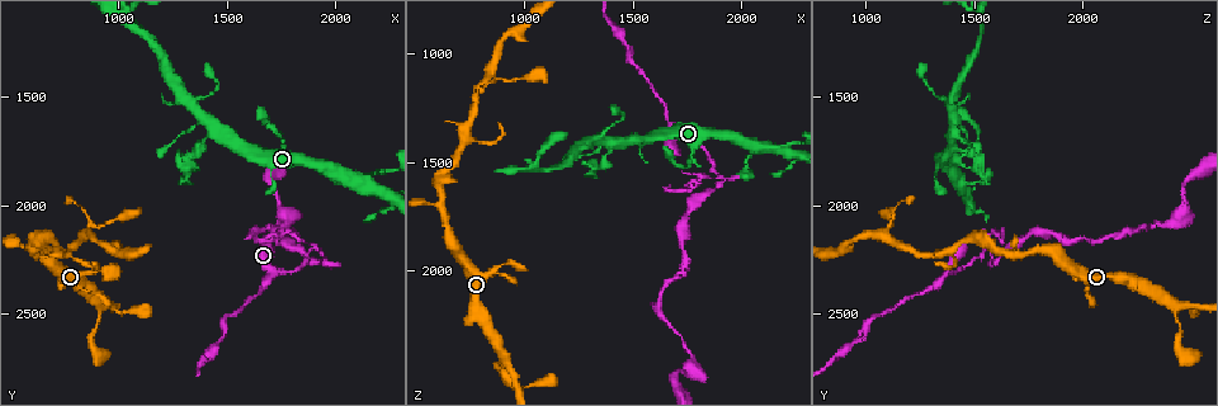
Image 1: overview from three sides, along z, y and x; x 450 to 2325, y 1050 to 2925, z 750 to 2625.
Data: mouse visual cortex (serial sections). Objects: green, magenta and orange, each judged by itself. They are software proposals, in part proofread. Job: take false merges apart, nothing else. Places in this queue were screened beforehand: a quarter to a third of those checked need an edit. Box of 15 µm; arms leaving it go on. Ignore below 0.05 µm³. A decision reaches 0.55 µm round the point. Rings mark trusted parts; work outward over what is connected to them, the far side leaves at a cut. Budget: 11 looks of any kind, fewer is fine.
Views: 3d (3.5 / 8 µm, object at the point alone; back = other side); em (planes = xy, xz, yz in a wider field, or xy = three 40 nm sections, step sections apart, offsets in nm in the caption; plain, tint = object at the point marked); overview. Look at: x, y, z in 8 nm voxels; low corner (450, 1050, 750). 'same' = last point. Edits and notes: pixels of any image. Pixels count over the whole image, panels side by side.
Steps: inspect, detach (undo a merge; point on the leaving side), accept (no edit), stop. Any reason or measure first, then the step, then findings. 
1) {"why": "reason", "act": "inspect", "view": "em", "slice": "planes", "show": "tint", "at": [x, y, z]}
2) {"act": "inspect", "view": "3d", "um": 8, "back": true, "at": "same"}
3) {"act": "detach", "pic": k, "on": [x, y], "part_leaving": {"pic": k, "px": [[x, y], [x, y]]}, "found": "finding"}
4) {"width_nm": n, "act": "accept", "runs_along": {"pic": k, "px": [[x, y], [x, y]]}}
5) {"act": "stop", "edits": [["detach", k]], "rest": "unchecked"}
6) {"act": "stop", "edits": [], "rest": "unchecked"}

{"why": "a narrow waist", "act": "inspect", "view": "3d", "um": 3.5, "at": [1900, 2190, 1560]}

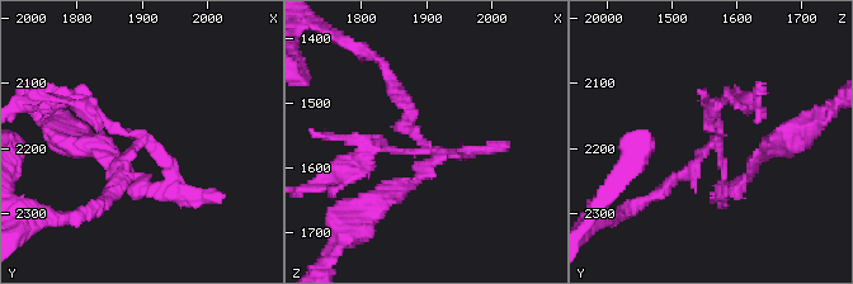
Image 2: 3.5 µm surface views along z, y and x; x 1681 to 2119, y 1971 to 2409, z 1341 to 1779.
{"act": "inspect", "view": "em", "slice": "xy", "step": 1, "show": "tint", "at": [1900, 2195, 1560]}

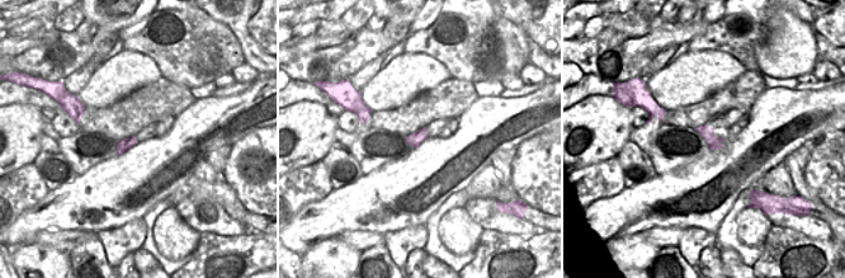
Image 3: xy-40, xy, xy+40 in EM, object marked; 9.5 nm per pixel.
{"act": "accept", "runs_along": {"pic": 2, "px": [[394, 88], [406, 127], [448, 152], [422, 173]]}, "found": "one cell here"}

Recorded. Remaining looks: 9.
{"why": "side arm on a straight run", "act": "inspect", "view": "3d", "um": 8, "at": [2190, 1870, 1420]}

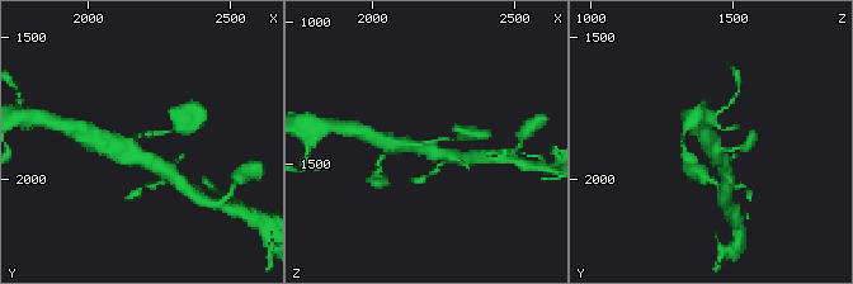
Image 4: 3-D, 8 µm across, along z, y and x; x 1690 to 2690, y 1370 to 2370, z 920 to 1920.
{"why": "zoom in", "act": "inspect", "view": "3d", "um": 3.5, "at": [2190, 1860, 1420]}

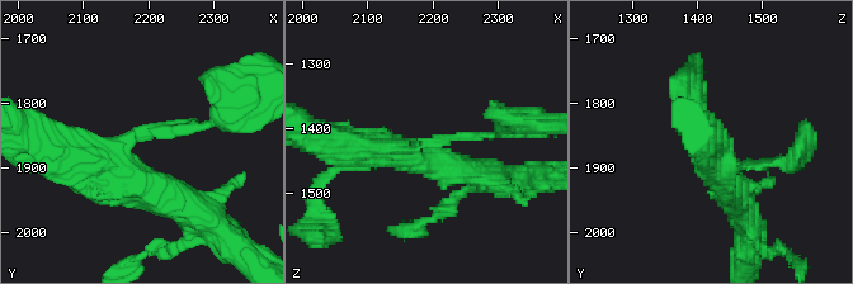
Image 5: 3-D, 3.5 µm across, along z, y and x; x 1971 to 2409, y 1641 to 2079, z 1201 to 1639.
{"arms": 3, "arm_widths_nm": [100, 400, 450], "why": "shape alone is not enough", "act": "inspect", "view": "em", "slice": "xy", "step": 5, "show": "tint", "at": [2180, 1860, 1425]}

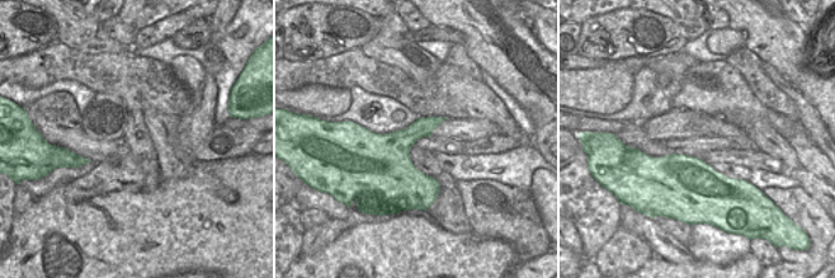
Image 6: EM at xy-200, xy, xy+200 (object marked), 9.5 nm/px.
{"act": "accept", "runs_along": {"pic": 5, "px": [[66, 159], [213, 121]]}, "found": "continuous, no second cell"}

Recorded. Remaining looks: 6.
{"why": "thin neck", "act": "inspect", "view": "3d", "um": 3.5, "back": true, "at": [1370, 1720, 1460]}

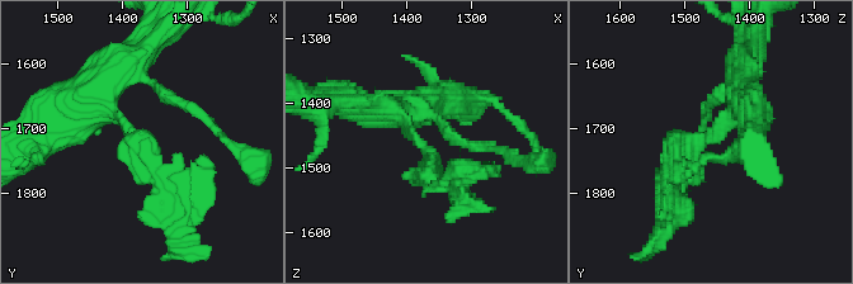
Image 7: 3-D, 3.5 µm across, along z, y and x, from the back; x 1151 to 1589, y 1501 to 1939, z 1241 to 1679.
{"arm_widths_nm": [200, 350], "act": "inspect", "view": "em", "slice": "xy", "step": 3, "show": "tint", "at": [1375, 1710, 1465]}

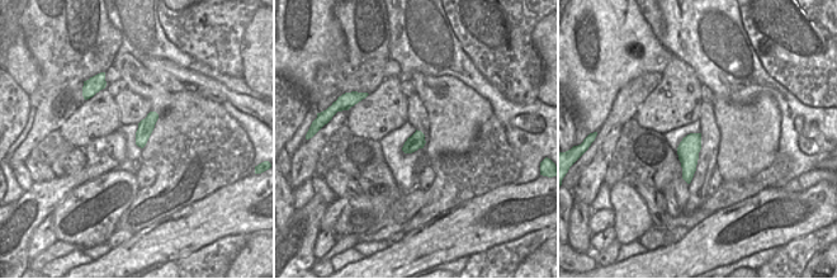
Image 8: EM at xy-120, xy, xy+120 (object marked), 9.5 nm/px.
{"act": "detach", "pic": 7, "on": [135, 162], "part_leaving": {"pic": 7, "px": [[137, 137], [177, 192], [177, 231]]}, "found": "a second cell is stuck on"}

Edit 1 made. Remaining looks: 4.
{"act": "inspect", "view": "overview"}

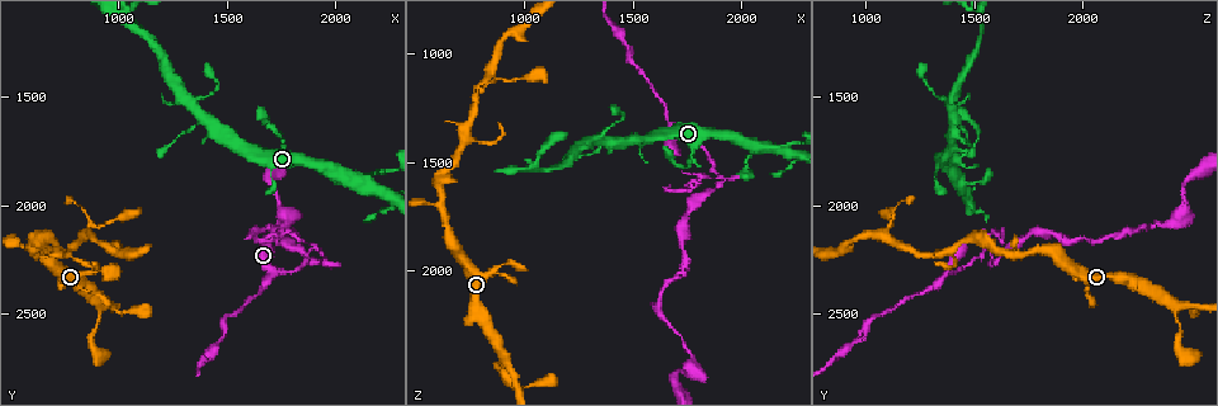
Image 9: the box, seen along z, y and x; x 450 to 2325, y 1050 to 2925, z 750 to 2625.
{"why": "sharp bend", "act": "inspect", "view": "3d", "um": 3.5, "at": [1450, 1450, 1290]}

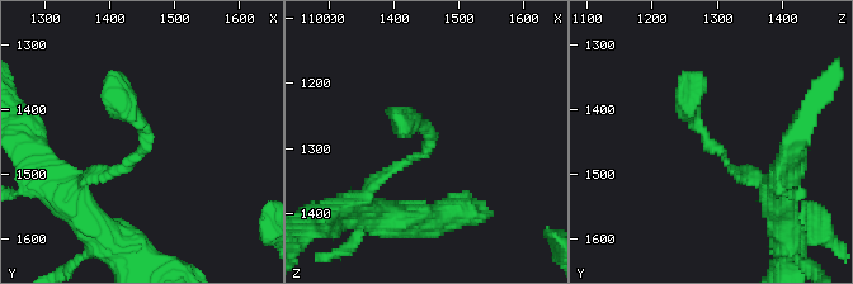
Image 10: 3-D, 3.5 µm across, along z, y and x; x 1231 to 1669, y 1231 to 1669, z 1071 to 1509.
{"act": "inspect", "view": "em", "slice": "xy", "step": 3, "show": "tint", "at": [1455, 1455, 1295]}

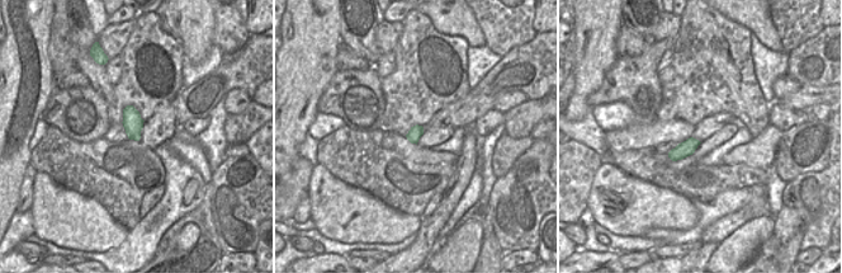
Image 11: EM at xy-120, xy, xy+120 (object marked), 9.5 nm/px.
{"act": "accept", "found": "one cell here"}

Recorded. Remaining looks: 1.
{"act": "stop", "edits": [["detach", 7]], "rest": "unchecked"}

